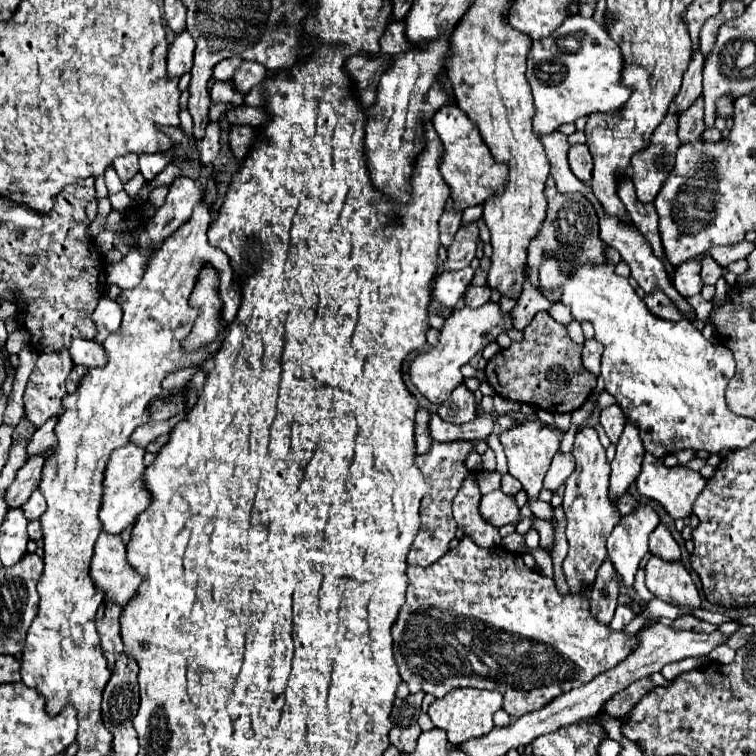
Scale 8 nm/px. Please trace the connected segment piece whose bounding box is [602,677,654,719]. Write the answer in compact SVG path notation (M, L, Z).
M642 677L642 679L638 679L638 683L632 683L632 685L626 687L624 691L616 693L616 695L604 705L602 711L618 719L618 717L626 715L626 713L642 699L642 695L648 693L652 687L654 687L652 681L650 681L648 677Z

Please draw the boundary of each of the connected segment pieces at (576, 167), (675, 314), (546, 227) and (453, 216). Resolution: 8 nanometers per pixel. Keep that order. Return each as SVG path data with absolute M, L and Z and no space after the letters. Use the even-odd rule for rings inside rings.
M584 143L572 145L570 153L568 153L568 161L570 161L570 169L574 171L574 175L588 183L590 175L592 175L592 159L590 159L590 149Z
M654 291L654 293L646 295L646 297L644 297L644 303L648 305L648 309L650 309L654 315L658 315L658 317L662 317L662 319L672 319L672 321L676 321L676 319L682 319L682 317L684 317L684 315L676 309L676 305L674 305L662 291Z
M550 187L544 191L548 199L548 215L546 221L542 223L538 235L530 241L528 247L528 269L530 269L530 281L538 287L538 267L540 259L550 253L556 255L562 261L572 261L572 263L584 263L584 261L594 261L594 263L604 263L604 243L600 241L598 235L598 215L594 205L586 199L586 195L574 195L566 197L556 191L556 187Z
M450 209L450 211L446 211L446 213L440 217L440 241L442 241L444 247L448 247L450 241L454 241L454 233L456 233L458 227L460 227L460 215L462 215L462 213Z

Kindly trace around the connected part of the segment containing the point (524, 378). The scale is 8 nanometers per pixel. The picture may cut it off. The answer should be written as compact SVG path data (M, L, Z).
M548 311L536 313L524 335L522 343L512 343L488 361L486 381L500 397L510 401L528 403L550 413L578 409L596 387L596 377L582 365L582 345L576 345L566 335L564 325L556 323Z

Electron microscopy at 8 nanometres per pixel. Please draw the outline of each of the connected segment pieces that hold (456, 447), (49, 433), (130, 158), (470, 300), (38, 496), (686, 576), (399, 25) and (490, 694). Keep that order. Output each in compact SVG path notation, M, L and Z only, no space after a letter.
M434 443L428 453L416 457L416 465L424 469L422 475L430 485L430 493L422 499L422 525L408 553L408 563L428 567L448 551L448 545L456 533L456 523L452 517L452 499L458 493L462 479L468 475L464 461L472 449L472 443Z
M50 419L46 425L38 427L36 433L32 435L32 441L28 443L28 457L36 455L36 453L48 453L48 449L54 445L54 427L56 427L58 419Z
M130 153L130 155L118 157L118 159L114 159L114 167L116 167L116 173L118 173L120 181L126 183L138 173L138 155Z
M472 285L468 291L466 291L466 305L468 307L480 307L484 305L488 299L490 299L490 289L488 287L478 287L478 285Z
M36 489L36 491L32 493L32 497L22 505L22 509L24 509L24 515L26 515L28 521L32 521L32 519L40 519L40 515L46 511L44 495Z
M652 557L646 565L646 585L648 589L662 601L678 607L680 611L684 607L688 607L690 611L698 611L702 609L702 599L700 599L700 593L690 577L690 573L686 571L686 567L682 563L668 563L668 561L662 561L658 557Z
M392 21L380 39L380 53L398 55L398 53L406 53L408 49L412 49L412 43L408 43L406 39L404 21Z
M462 687L462 689L454 689L454 691L446 693L446 697L442 697L442 699L436 699L430 705L428 715L430 715L432 723L434 723L434 727L444 729L448 733L448 741L450 743L464 743L468 739L482 737L482 735L490 733L490 729L494 727L492 715L500 707L502 707L502 695L498 691Z

